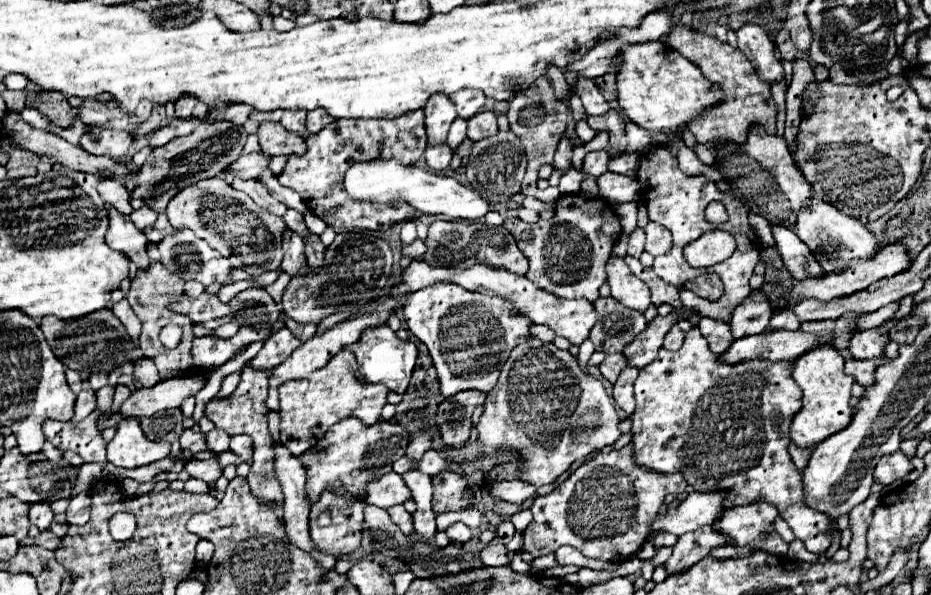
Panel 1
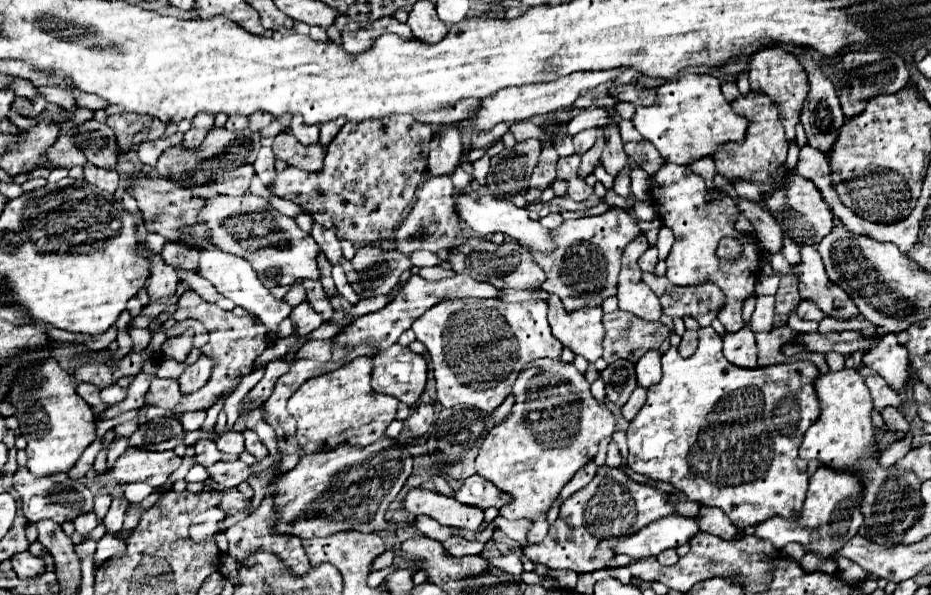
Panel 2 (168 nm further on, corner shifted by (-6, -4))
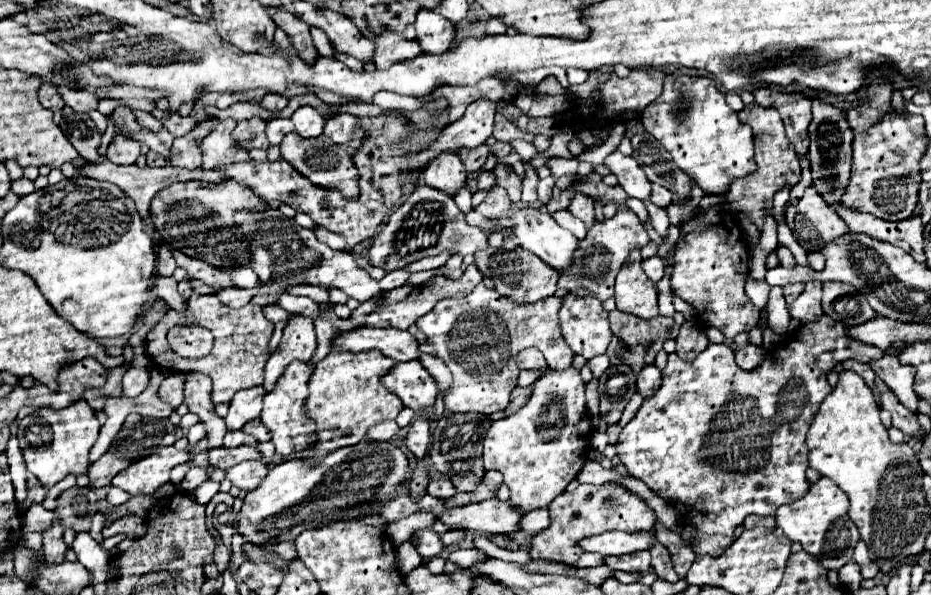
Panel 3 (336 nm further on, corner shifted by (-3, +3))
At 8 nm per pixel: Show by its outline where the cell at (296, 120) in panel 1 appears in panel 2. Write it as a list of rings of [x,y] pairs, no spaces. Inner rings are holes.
[[[294,115],[294,117],[292,117],[290,133],[292,133],[302,145],[318,143],[318,137],[320,137],[320,129],[318,129],[316,125],[306,125],[306,123],[302,121],[302,115]]]

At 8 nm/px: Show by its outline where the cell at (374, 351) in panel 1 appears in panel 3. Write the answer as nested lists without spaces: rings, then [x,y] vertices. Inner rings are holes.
[[[419,360],[411,362],[397,362],[383,378],[381,384],[397,394],[403,404],[411,410],[429,410],[437,396],[437,382],[433,376],[423,368]]]

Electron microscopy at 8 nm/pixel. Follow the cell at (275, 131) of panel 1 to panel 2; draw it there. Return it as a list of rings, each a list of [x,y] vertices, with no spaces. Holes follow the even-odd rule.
[[[280,133],[274,139],[272,151],[274,151],[276,159],[282,159],[288,165],[294,165],[294,167],[310,171],[310,173],[320,173],[322,161],[326,157],[326,149],[322,145],[318,145],[318,143],[316,145],[302,145],[290,133]]]

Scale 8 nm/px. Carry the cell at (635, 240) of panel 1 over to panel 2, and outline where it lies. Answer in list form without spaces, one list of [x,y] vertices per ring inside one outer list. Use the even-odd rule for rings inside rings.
[[[648,247],[648,251],[646,251],[646,253],[640,257],[640,261],[638,261],[640,269],[646,271],[646,273],[654,273],[656,263],[658,263],[658,251],[656,251],[656,247]]]

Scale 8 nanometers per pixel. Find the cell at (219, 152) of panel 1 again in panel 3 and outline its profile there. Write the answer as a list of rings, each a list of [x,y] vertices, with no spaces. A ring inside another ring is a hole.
[[[259,117],[239,121],[232,132],[232,137],[247,152],[253,148],[263,150],[269,148],[269,142],[265,136],[265,120]]]

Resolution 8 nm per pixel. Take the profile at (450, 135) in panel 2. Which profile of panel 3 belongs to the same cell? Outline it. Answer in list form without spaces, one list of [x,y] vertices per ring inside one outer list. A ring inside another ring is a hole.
[[[441,152],[423,170],[423,180],[427,186],[435,186],[453,196],[465,184],[467,172],[455,152]]]

